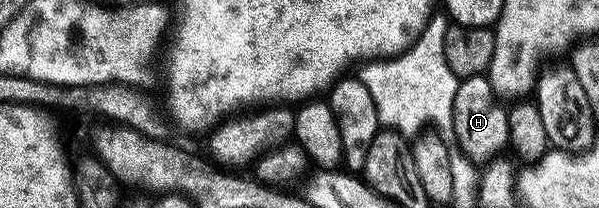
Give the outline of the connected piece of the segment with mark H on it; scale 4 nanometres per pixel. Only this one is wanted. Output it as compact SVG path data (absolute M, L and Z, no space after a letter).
M485 74L468 75L459 82L456 97L452 97L452 125L450 131L458 142L457 150L475 165L486 165L497 160L509 141L507 108L496 98Z

